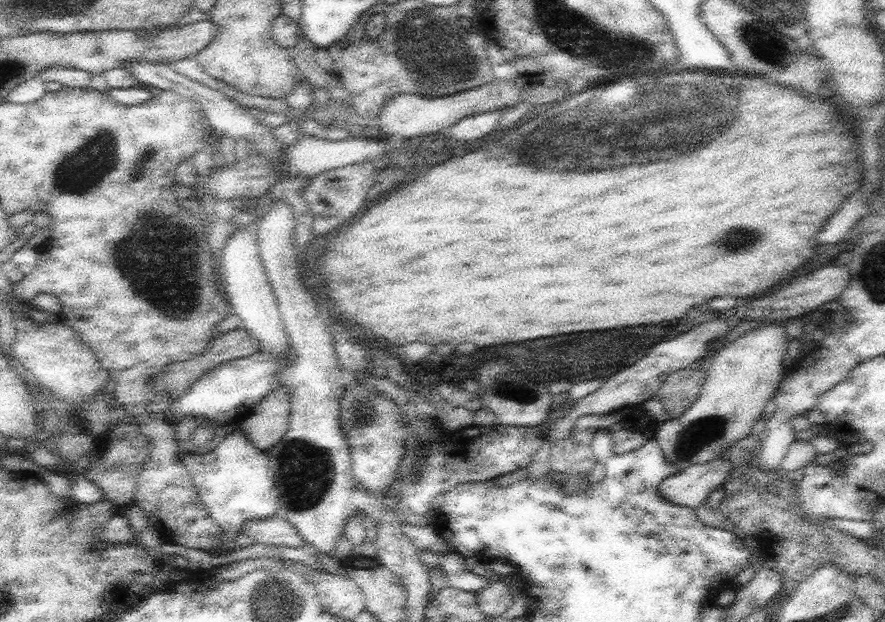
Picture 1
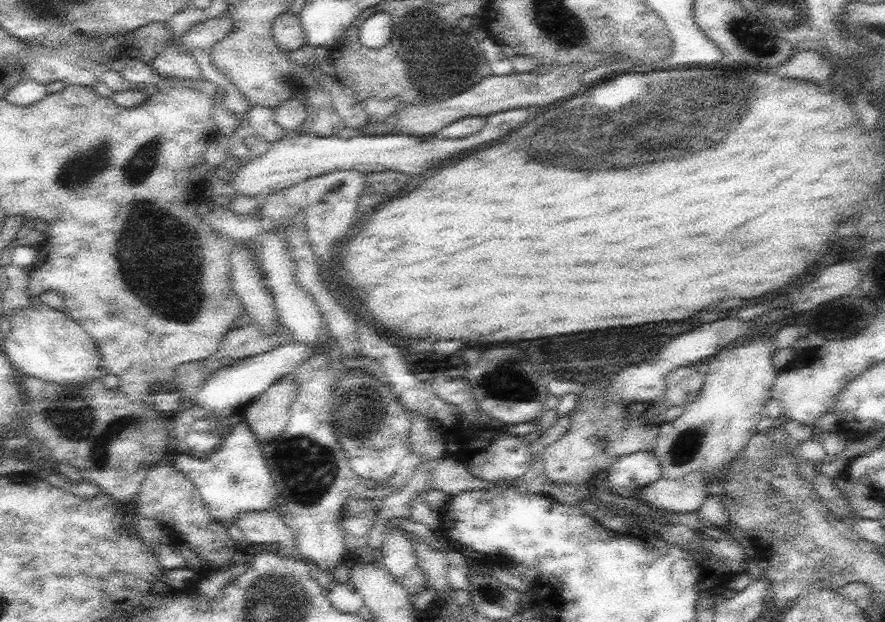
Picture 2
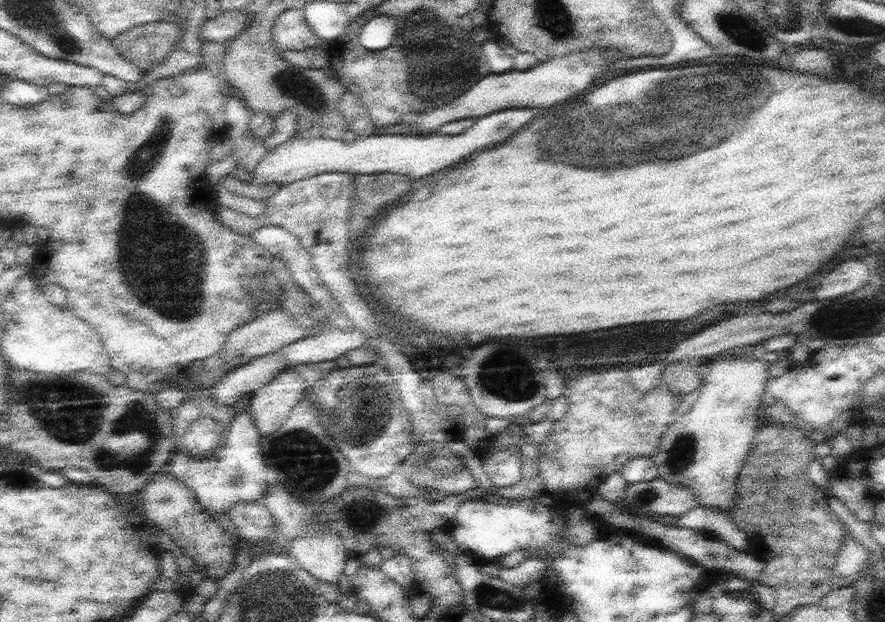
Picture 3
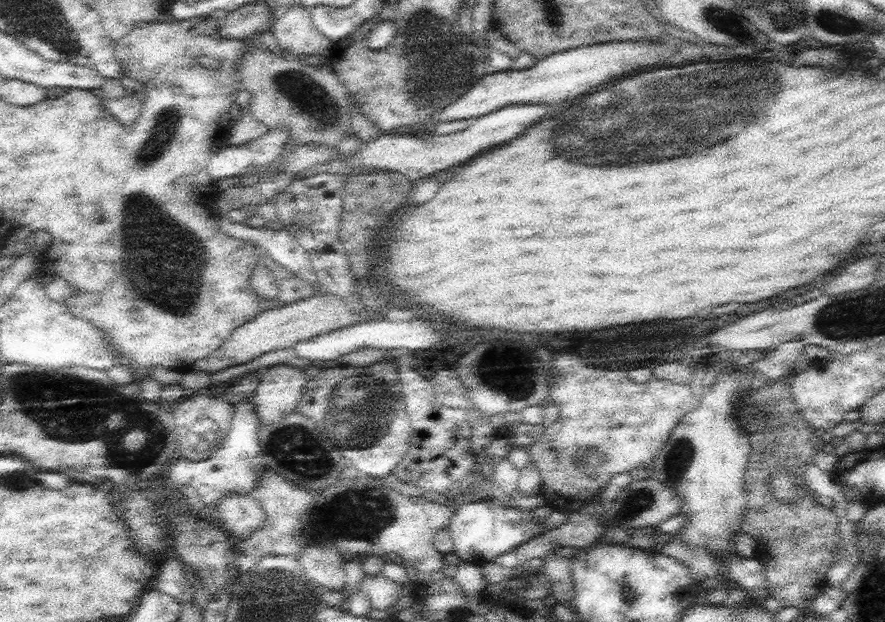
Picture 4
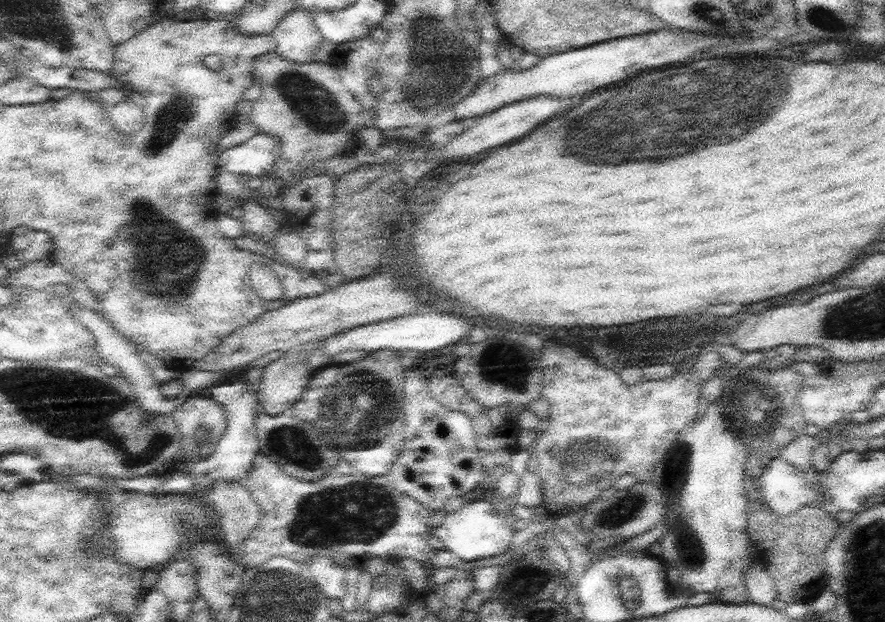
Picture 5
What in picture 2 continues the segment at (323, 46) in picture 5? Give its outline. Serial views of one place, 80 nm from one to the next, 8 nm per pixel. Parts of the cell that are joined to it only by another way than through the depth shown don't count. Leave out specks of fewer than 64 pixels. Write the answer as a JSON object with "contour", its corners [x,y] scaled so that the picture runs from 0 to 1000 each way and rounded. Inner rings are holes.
{"contour":[[[320,19],[308,39],[308,56],[321,82],[331,82],[346,74],[348,63],[346,50],[341,42],[339,24]]]}

